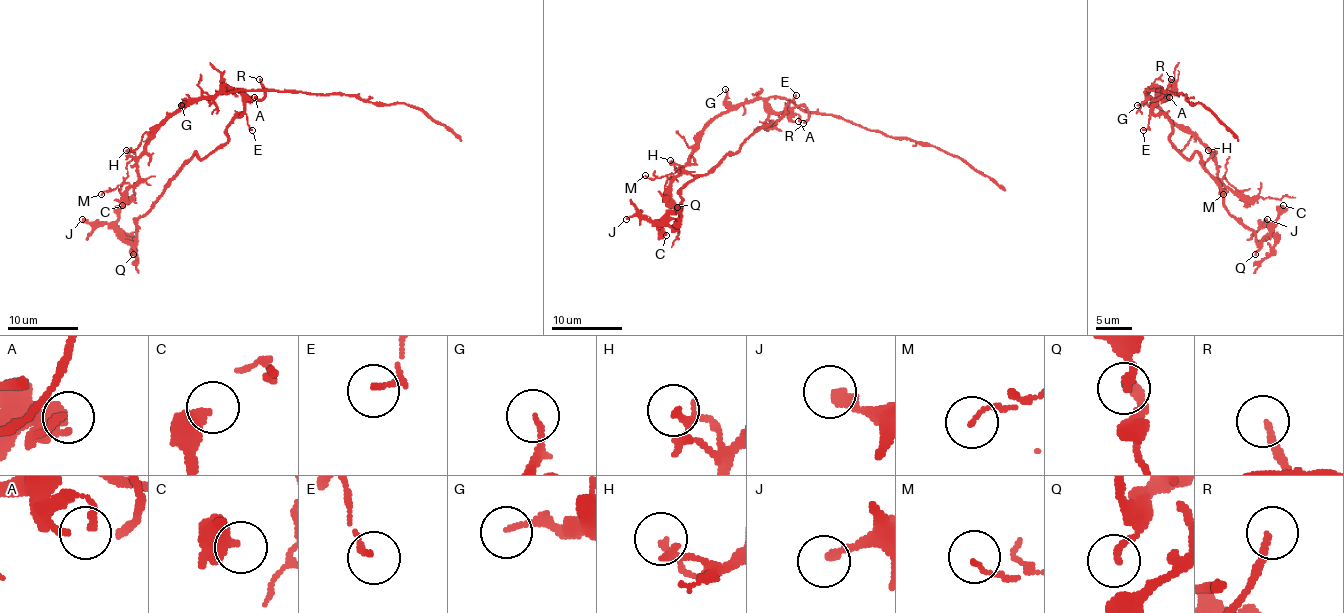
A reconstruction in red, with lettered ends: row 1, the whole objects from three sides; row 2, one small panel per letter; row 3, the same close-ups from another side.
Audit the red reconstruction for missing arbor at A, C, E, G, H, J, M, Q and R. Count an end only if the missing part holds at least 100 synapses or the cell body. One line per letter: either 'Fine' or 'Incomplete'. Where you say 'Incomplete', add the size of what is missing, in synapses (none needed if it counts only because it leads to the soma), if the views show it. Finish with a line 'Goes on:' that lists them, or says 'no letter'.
A: Fine
C: Fine
E: Fine
G: Fine
H: Fine
J: Fine
M: Fine
Q: Fine
R: Incomplete
Goes on: R

